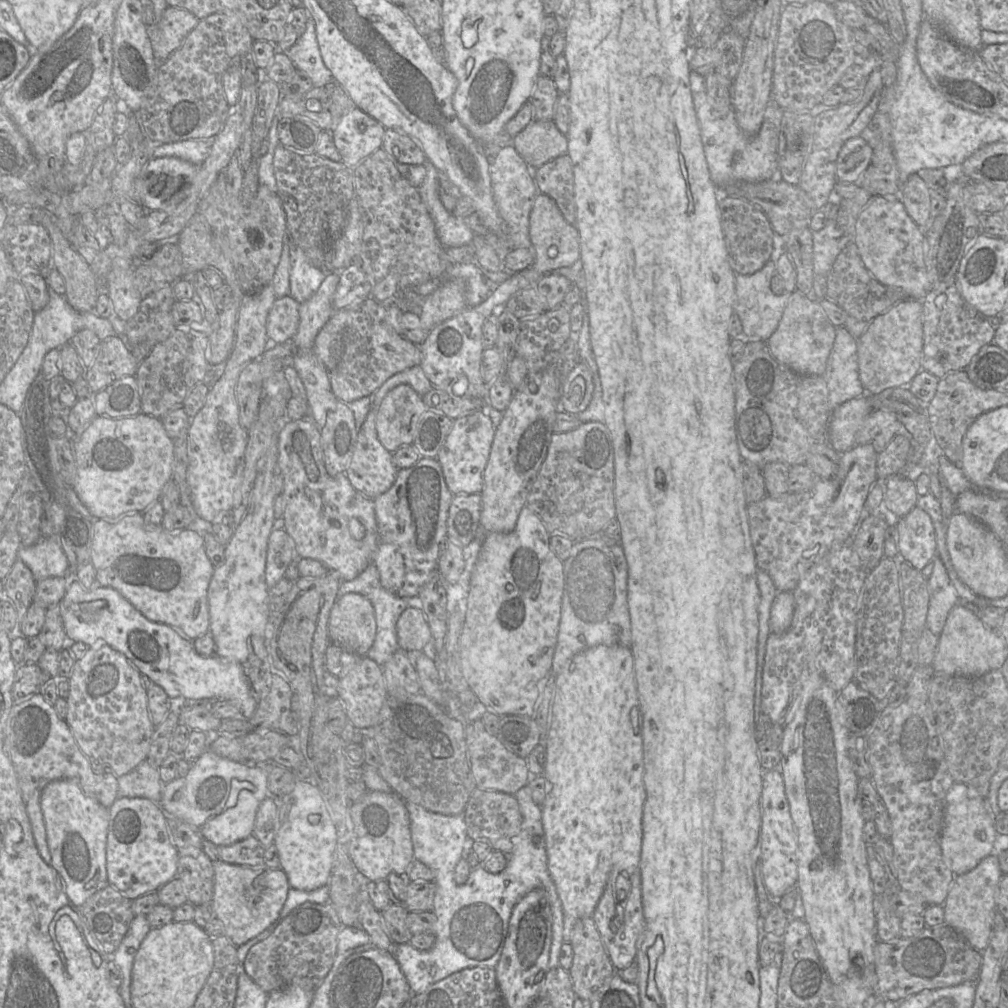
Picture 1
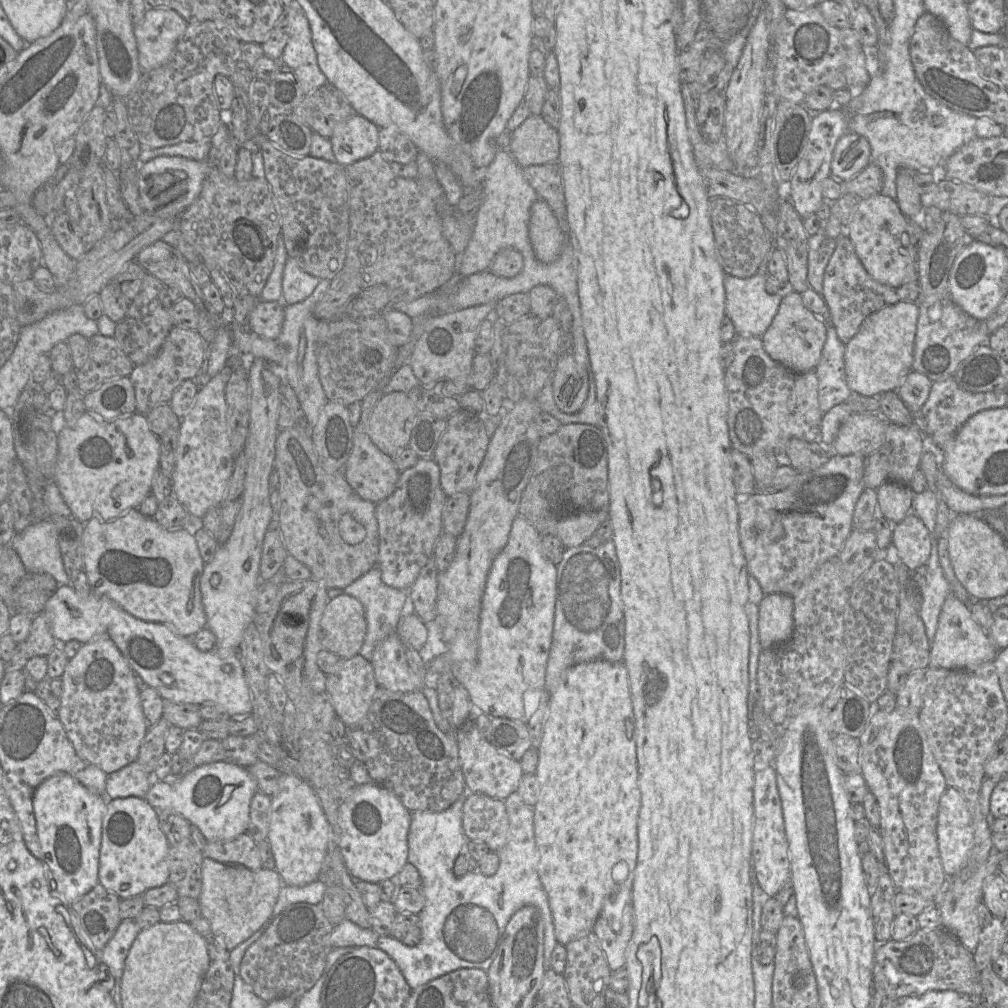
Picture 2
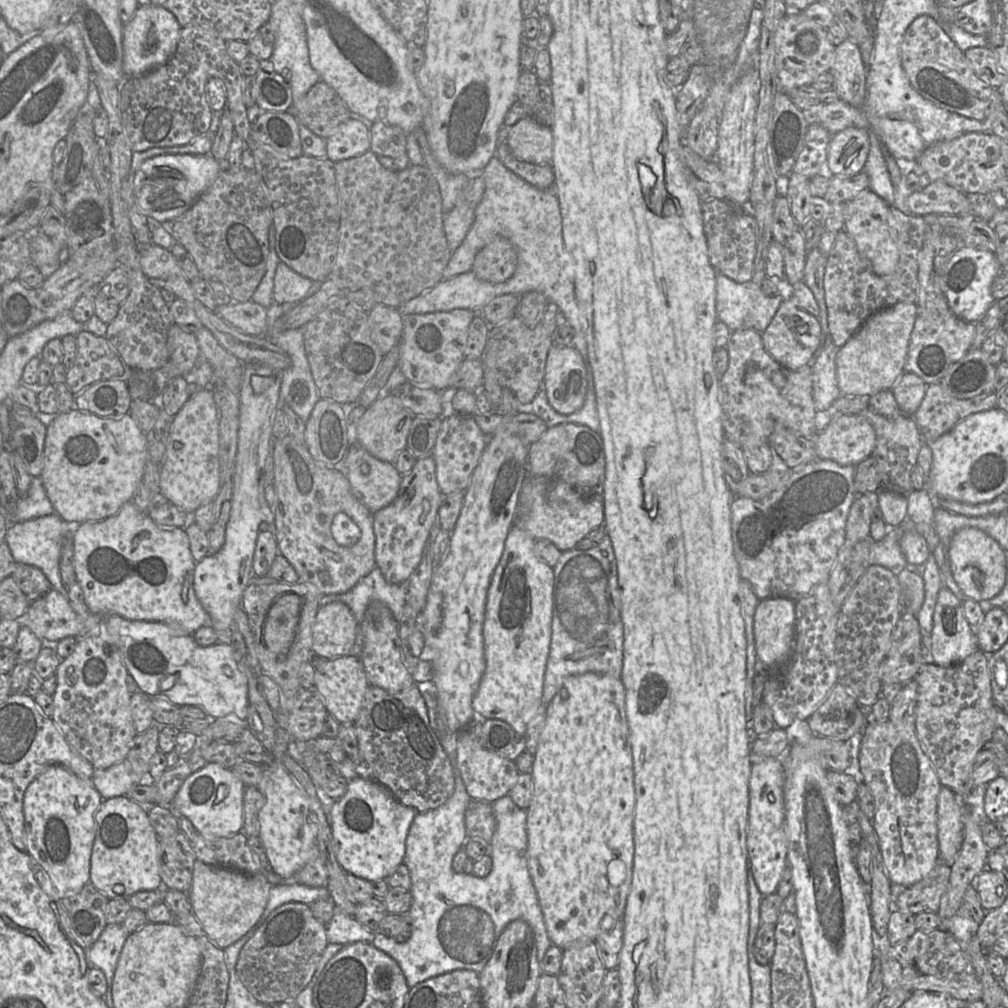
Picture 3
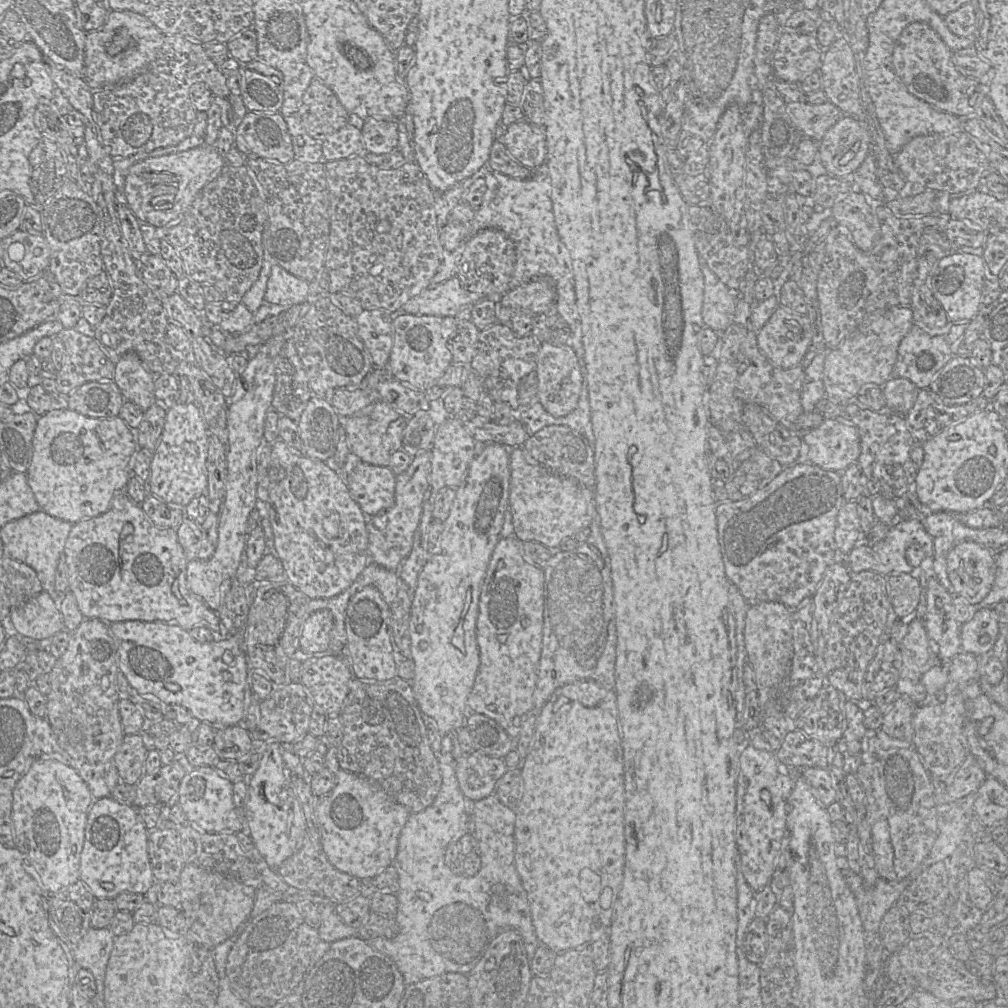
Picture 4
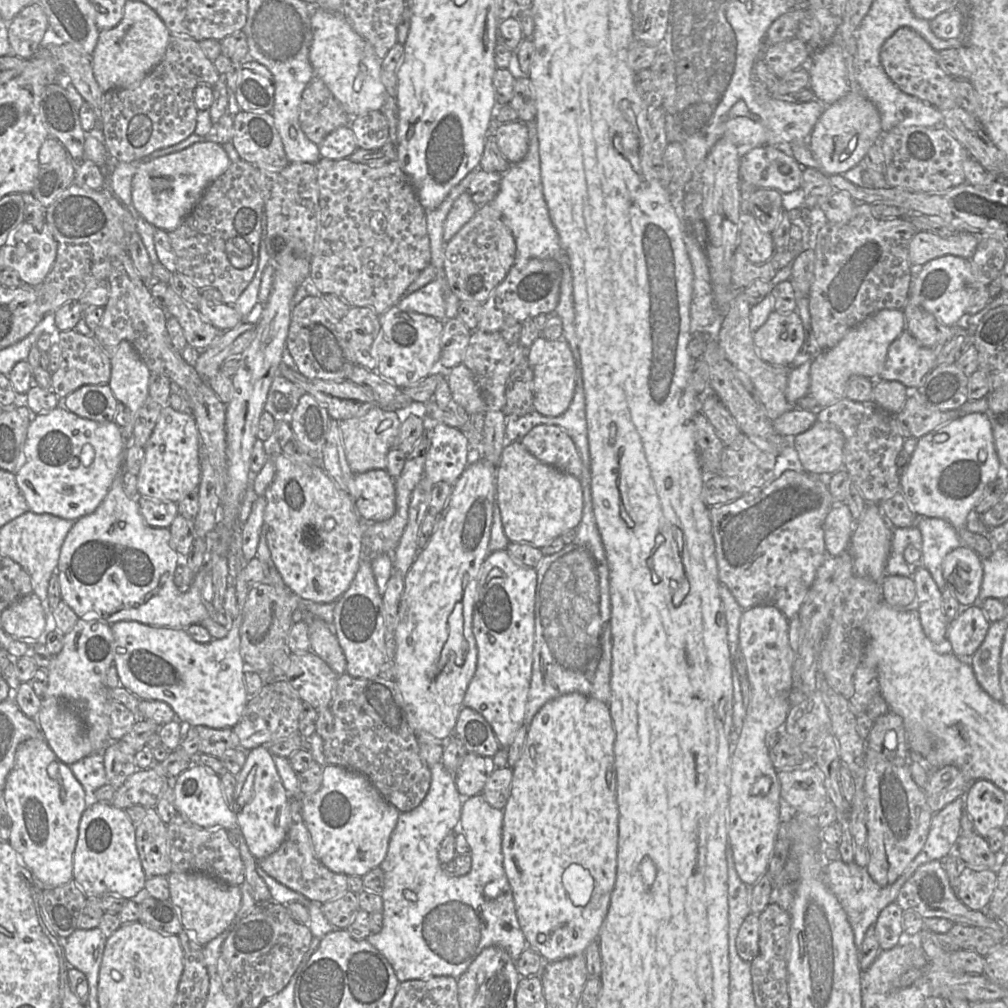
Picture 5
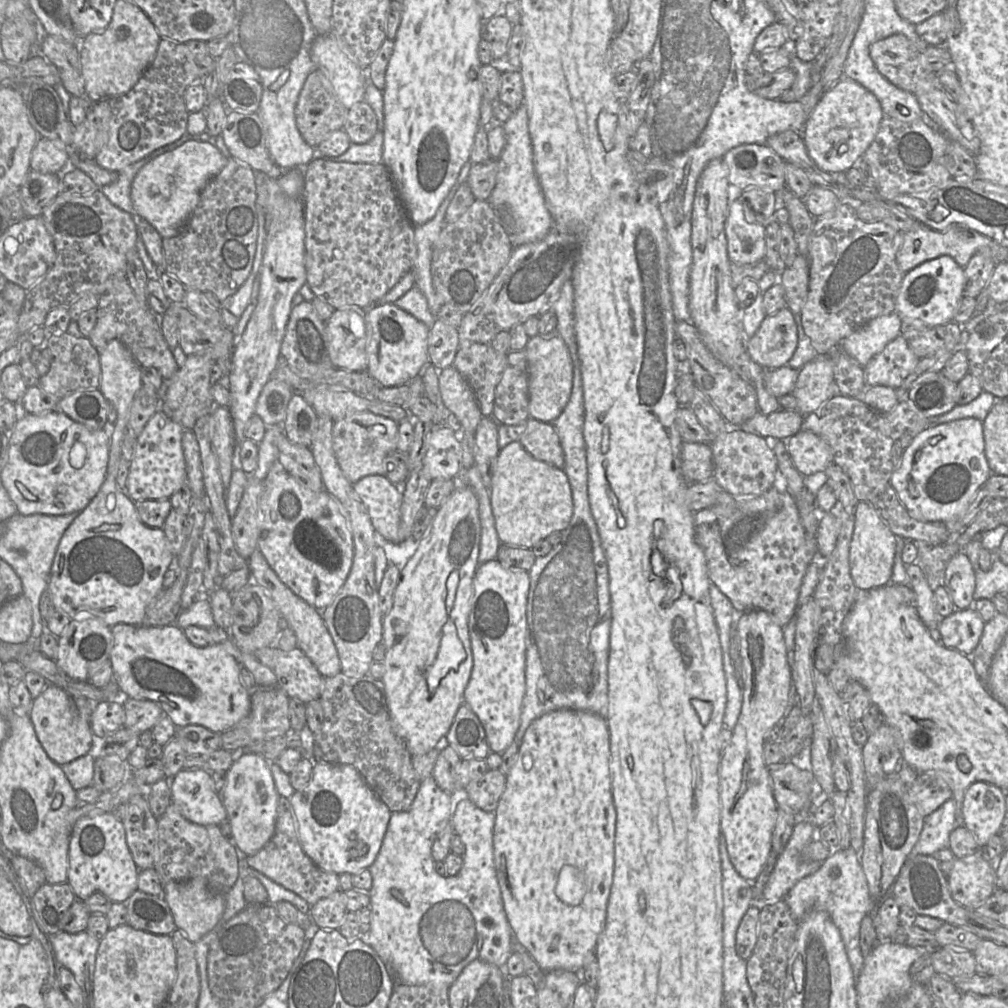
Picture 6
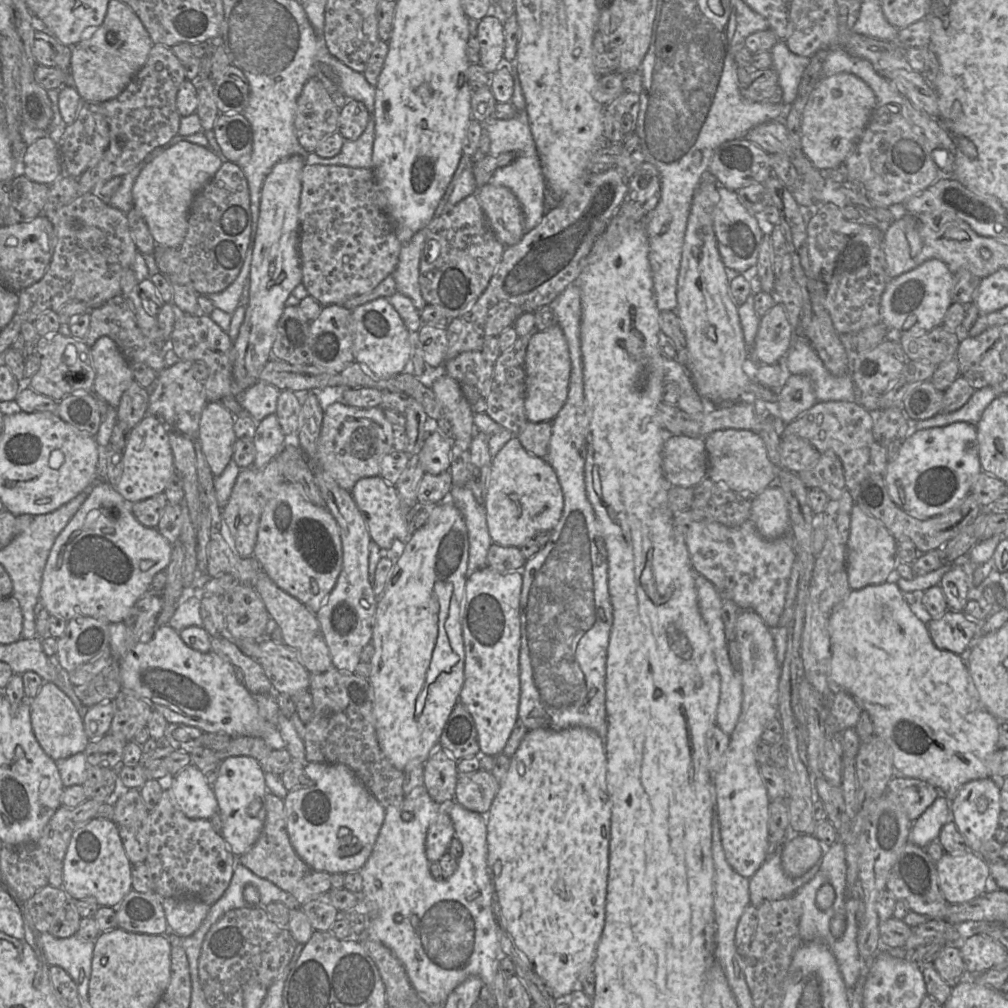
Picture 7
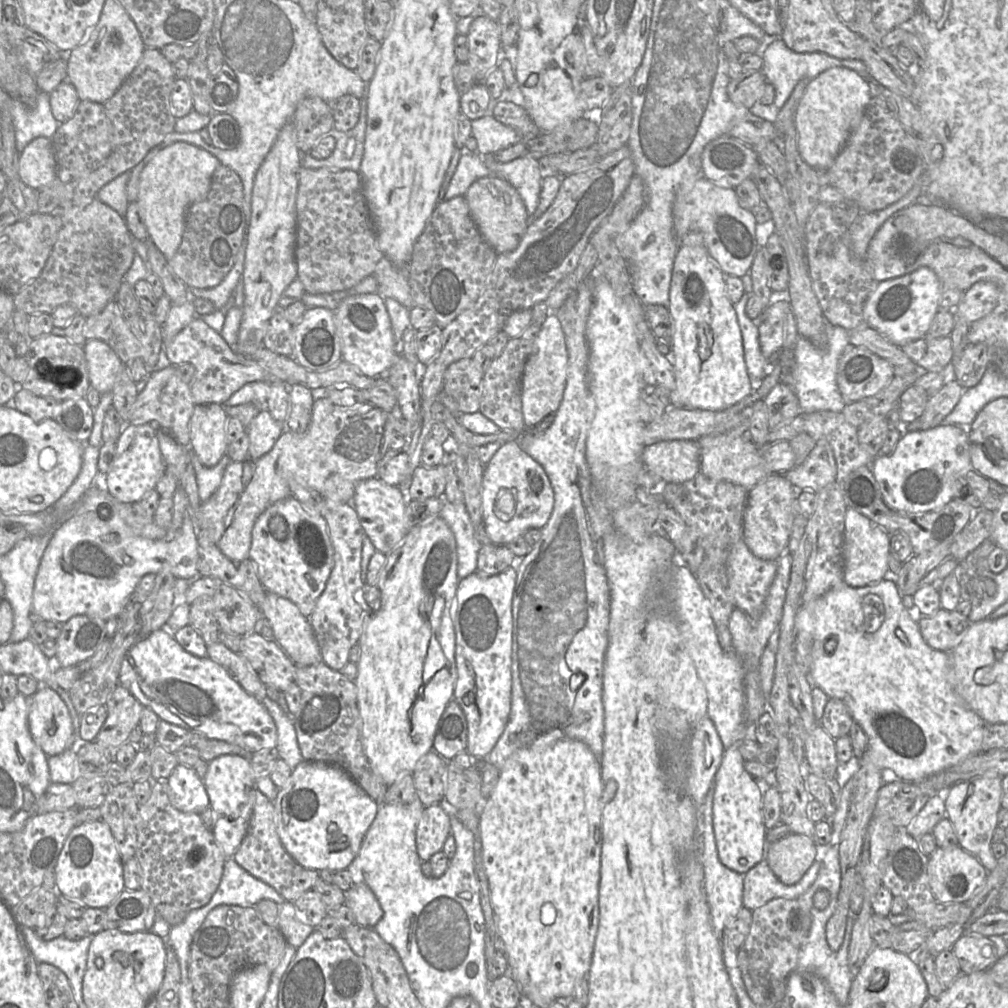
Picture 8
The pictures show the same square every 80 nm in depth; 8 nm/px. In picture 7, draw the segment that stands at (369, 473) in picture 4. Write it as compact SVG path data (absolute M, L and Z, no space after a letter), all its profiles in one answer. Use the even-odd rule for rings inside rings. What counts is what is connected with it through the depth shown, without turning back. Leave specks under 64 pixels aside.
M380 476L359 479L351 495L366 523L370 538L380 549L390 549L395 543L406 542L409 533L406 511L394 485L387 483Z

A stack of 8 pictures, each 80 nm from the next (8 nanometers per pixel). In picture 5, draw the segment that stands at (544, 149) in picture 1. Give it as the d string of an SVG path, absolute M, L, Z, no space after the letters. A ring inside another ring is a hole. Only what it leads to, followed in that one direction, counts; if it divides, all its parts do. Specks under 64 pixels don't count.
M512 121L500 124L494 136L499 150L510 162L521 161L528 151L529 135L526 123L522 121Z

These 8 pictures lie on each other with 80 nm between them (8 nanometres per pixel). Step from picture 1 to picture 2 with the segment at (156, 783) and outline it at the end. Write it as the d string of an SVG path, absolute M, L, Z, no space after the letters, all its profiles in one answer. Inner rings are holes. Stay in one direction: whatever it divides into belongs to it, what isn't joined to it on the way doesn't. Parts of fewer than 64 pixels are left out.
M133 762L107 775L105 797L114 800L125 797L144 798L157 780L138 763Z

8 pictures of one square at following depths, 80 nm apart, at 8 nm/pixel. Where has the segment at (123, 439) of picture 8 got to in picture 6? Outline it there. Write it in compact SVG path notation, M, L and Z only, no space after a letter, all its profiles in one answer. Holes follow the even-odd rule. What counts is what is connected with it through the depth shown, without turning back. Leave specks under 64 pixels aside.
M157 411L138 436L129 466L126 494L134 502L169 499L183 485L187 485L186 461L182 447L184 428Z

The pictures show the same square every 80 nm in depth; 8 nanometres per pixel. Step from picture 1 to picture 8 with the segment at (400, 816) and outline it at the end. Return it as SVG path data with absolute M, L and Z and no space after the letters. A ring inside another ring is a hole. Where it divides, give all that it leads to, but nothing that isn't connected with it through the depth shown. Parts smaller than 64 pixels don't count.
M303 760L273 800L276 828L285 850L310 870L346 870L357 856L374 821L376 803L344 770L325 762Z

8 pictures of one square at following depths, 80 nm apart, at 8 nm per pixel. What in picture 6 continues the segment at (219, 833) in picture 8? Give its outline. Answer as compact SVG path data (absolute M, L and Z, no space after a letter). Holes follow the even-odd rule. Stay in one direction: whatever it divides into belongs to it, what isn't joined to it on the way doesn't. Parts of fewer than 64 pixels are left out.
M255 753L236 754L231 767L225 773L225 784L219 791L227 812L227 821L231 826L234 845L242 855L256 854L275 832L280 795L275 788L270 765L270 761Z

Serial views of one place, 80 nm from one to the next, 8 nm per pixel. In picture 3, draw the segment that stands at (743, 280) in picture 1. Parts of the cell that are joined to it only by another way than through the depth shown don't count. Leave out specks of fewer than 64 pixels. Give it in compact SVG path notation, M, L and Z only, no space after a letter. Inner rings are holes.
M716 271L717 321L726 324L731 332L752 328L762 334L773 319L782 300L780 295L774 297L765 295L761 286L752 281L737 283Z

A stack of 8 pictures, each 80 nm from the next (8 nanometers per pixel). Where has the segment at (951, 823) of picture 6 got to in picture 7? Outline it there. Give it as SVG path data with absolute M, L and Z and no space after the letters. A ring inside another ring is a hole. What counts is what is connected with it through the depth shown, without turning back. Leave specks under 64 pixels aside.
M939 795L913 822L909 841L925 848L931 841L938 840L942 827L949 821L953 821L951 802L945 795Z

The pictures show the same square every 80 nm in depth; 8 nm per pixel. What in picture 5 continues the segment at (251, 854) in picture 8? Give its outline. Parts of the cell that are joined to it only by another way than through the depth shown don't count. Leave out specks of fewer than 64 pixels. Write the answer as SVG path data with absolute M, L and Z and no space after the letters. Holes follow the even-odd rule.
M290 800L290 812L292 821L285 840L275 852L258 860L258 866L279 883L312 902L329 902L348 892L348 876L332 872L318 859L302 818L299 800Z

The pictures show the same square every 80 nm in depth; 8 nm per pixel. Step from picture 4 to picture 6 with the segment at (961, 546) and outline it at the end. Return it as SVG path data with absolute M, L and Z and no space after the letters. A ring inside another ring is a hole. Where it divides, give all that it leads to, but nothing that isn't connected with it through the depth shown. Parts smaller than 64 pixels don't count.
M962 552L947 563L944 585L955 609L966 609L971 605L976 587L976 576L969 558Z

